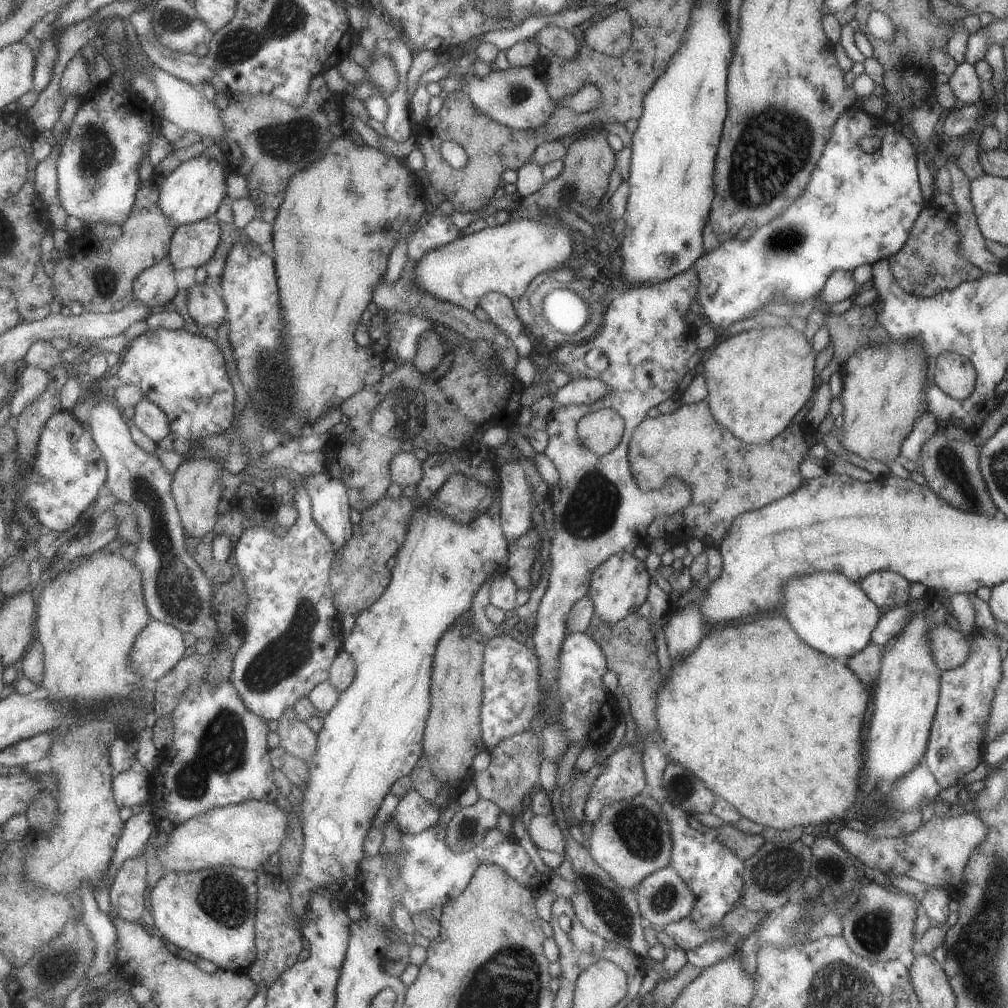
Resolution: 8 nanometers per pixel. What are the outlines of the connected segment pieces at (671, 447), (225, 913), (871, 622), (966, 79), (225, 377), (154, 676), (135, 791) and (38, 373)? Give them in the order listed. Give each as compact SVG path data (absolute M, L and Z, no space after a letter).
M704 399L696 404L683 404L668 414L660 414L658 417L646 417L637 426L633 433L633 440L629 444L629 465L634 480L644 492L660 490L668 478L676 476L682 482L686 482L692 490L692 502L672 514L672 516L658 516L648 525L647 534L649 540L666 538L673 543L687 542L689 539L698 539L708 546L720 546L726 538L732 522L744 514L758 510L772 502L792 494L802 486L803 477L800 473L801 462L808 457L806 438L809 435L810 426L806 424L789 424L776 438L772 438L766 444L746 444L740 438L736 438L730 430L720 427L716 418L712 416L709 408L709 400Z
M218 865L194 872L167 872L152 890L157 931L168 943L210 960L220 969L249 973L259 957L259 872Z
M812 572L812 574L800 576L800 578L794 576L782 586L780 608L782 608L782 614L786 620L790 622L790 626L794 628L794 632L814 650L843 661L855 656L870 644L872 632L882 618L878 607L873 600L866 596L864 589L860 588L857 581L850 580L842 573Z
M970 63L957 65L954 74L949 77L949 85L954 91L959 104L974 104L982 98L982 81Z
M150 327L148 332L136 337L122 356L121 362L112 375L103 381L104 393L110 388L118 389L122 385L136 385L144 390L144 394L166 410L175 437L186 438L196 444L202 438L224 434L232 431L236 420L236 388L232 384L232 376L226 366L224 351L210 338L186 329L168 329Z
M154 619L138 636L132 652L132 668L140 672L144 680L158 681L182 662L186 652L188 642L184 632L167 622Z
M132 768L119 773L115 778L115 795L120 808L148 804L150 798L150 772L147 769Z
M26 364L22 376L17 379L17 390L13 396L13 414L19 417L32 402L38 402L50 388L51 373L36 365Z

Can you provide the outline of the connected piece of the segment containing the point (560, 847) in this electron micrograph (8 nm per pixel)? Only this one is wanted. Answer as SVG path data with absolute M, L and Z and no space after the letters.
M554 814L535 815L529 825L531 838L536 846L551 849L558 854L564 854L565 859L569 859L566 851L566 834L560 828L560 822Z

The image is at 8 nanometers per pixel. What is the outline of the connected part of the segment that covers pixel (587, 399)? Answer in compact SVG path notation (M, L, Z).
M580 377L572 378L566 386L556 390L555 398L558 406L588 405L608 394L610 394L610 388L602 380Z

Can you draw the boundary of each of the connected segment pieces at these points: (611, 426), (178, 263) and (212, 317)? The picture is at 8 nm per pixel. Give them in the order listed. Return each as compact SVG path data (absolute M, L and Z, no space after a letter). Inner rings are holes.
M594 410L581 418L578 438L588 450L601 456L621 441L624 426L624 419L617 410Z
M210 220L179 226L173 238L170 260L174 268L200 268L207 265L218 252L224 238L219 222Z
M195 284L188 290L188 307L192 318L202 326L216 327L229 320L225 297L209 284Z

